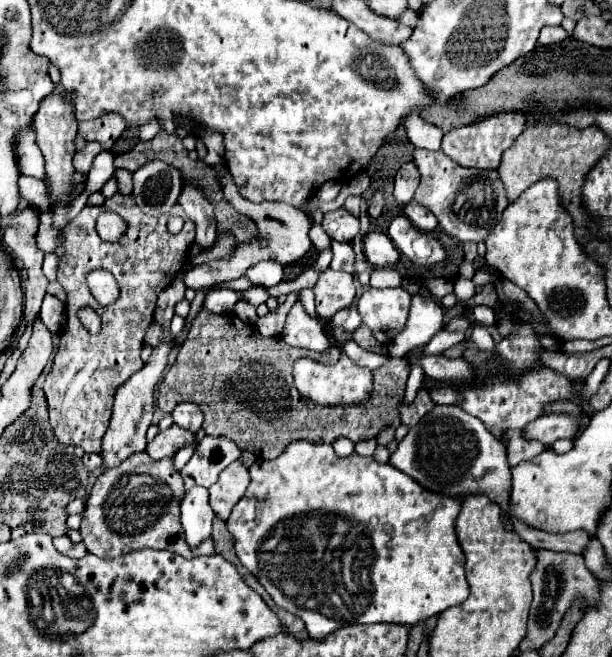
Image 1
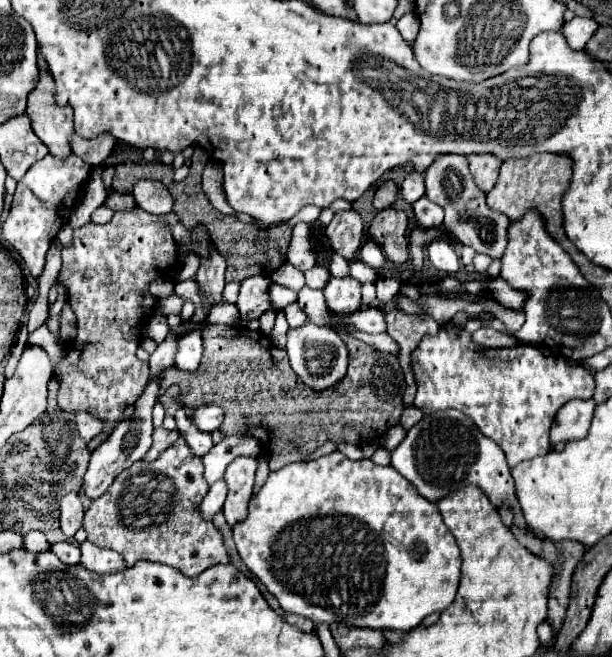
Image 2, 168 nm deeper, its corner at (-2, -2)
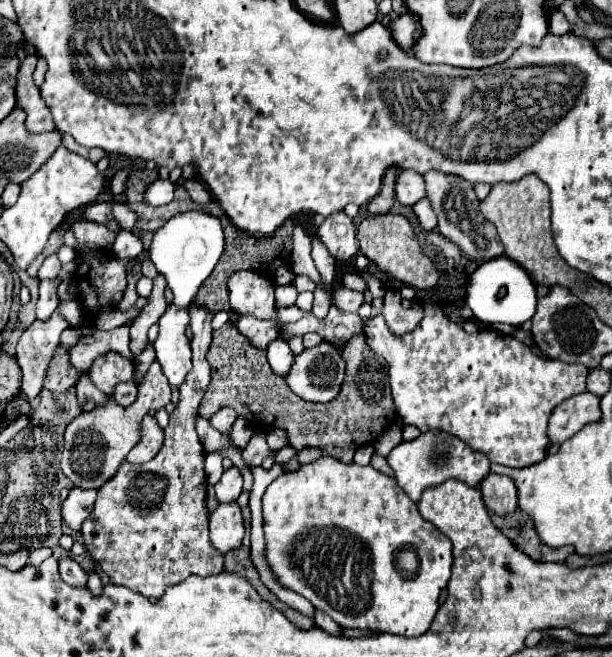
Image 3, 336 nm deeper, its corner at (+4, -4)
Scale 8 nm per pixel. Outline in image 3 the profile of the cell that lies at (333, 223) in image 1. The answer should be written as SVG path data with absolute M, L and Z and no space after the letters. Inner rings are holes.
M344 211L328 215L318 229L318 237L338 261L348 261L358 253L356 225Z

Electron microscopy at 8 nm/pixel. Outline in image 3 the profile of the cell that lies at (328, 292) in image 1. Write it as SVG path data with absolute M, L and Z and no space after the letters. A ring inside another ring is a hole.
M338 287L336 293L334 293L334 305L340 311L352 311L352 313L356 313L362 303L364 303L364 295L358 293L358 291L352 291L348 287Z

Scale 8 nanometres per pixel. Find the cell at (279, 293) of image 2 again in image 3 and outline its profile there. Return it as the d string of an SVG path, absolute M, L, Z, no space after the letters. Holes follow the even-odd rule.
M276 285L276 303L280 307L290 307L296 303L298 291L294 285Z

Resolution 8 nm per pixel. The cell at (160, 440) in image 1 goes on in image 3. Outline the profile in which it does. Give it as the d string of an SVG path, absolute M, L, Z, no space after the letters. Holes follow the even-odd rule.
M148 415L148 419L144 419L144 439L140 439L140 443L128 453L126 461L128 463L146 463L154 459L162 447L162 439L164 439L164 433L160 425L156 423L152 415Z

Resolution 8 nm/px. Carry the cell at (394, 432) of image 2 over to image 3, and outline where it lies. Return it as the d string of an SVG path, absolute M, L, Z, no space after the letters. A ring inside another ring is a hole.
M388 289L386 295L384 295L384 309L382 309L382 315L386 317L388 327L390 327L396 335L402 335L402 333L412 331L412 329L420 323L420 319L424 317L424 309L422 309L422 307L404 309L400 303L402 303L400 293Z

